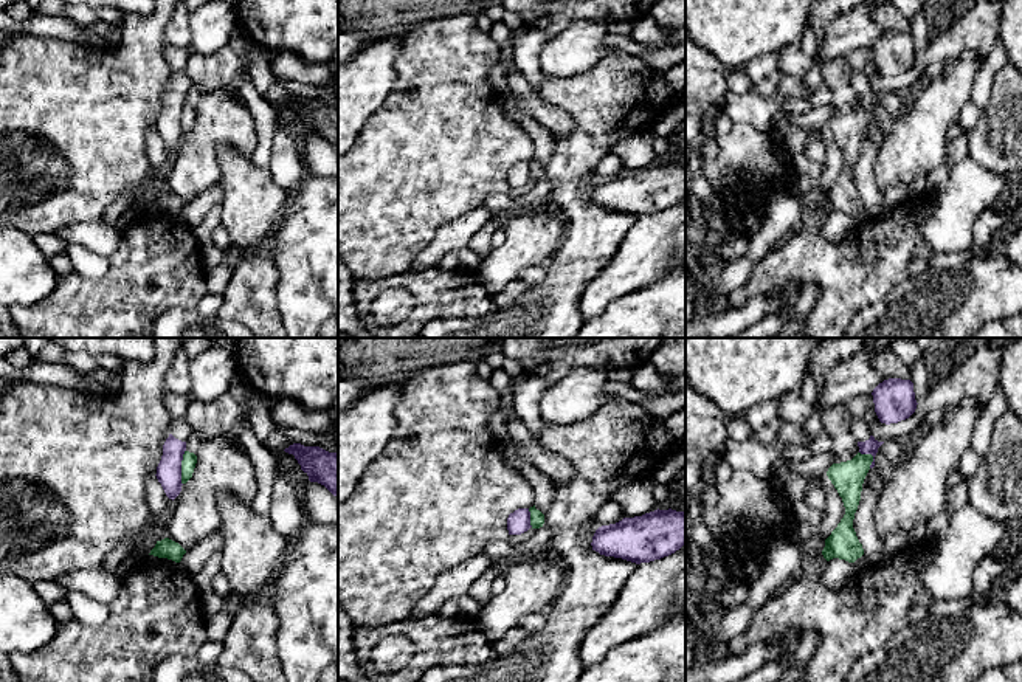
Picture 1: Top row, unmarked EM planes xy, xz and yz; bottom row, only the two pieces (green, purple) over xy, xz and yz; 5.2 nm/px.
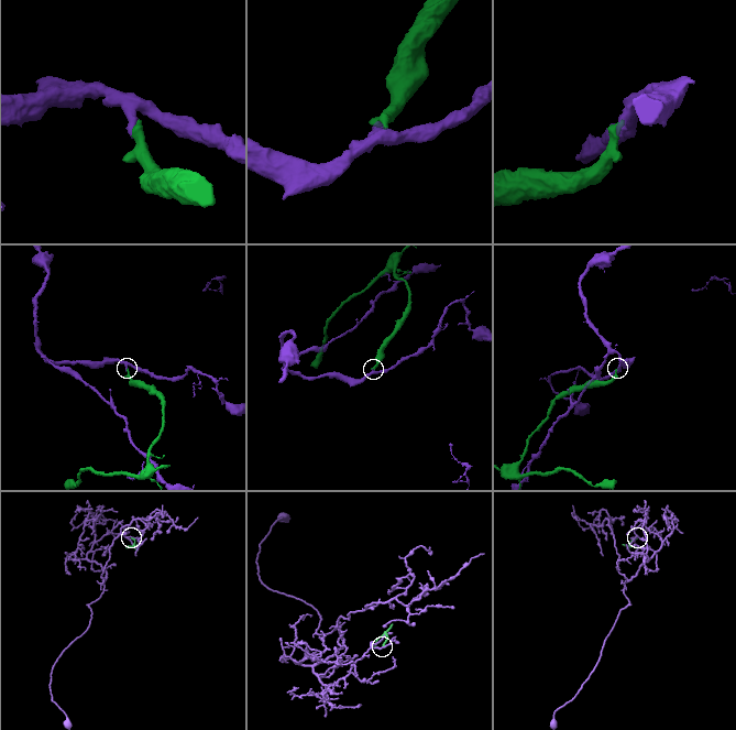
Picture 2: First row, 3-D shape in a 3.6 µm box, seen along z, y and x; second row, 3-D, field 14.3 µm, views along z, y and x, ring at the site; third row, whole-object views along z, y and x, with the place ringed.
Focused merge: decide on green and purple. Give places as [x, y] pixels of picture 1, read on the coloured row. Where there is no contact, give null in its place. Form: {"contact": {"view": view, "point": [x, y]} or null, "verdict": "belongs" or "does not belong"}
{"contact": {"view": "xy", "point": [182, 467]}, "verdict": "does not belong"}

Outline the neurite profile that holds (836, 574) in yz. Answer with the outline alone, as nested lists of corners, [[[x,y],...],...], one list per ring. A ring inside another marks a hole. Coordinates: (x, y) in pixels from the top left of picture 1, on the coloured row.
[[[833,558],[827,563],[819,581],[831,591],[839,591],[848,583],[855,572],[853,563]]]

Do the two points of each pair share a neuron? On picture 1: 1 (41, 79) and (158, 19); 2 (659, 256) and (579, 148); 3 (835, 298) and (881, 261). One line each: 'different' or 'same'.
1: same
2: different
3: same

